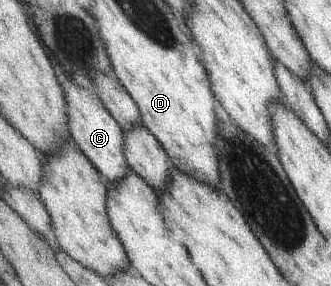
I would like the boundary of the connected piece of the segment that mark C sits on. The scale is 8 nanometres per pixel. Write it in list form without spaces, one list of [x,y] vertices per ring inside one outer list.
[[[59,72],[59,75],[59,83],[66,100],[67,126],[72,143],[92,162],[105,182],[117,182],[130,170],[123,152],[123,131],[121,127],[94,91],[74,83],[74,80],[68,75],[61,72]]]

